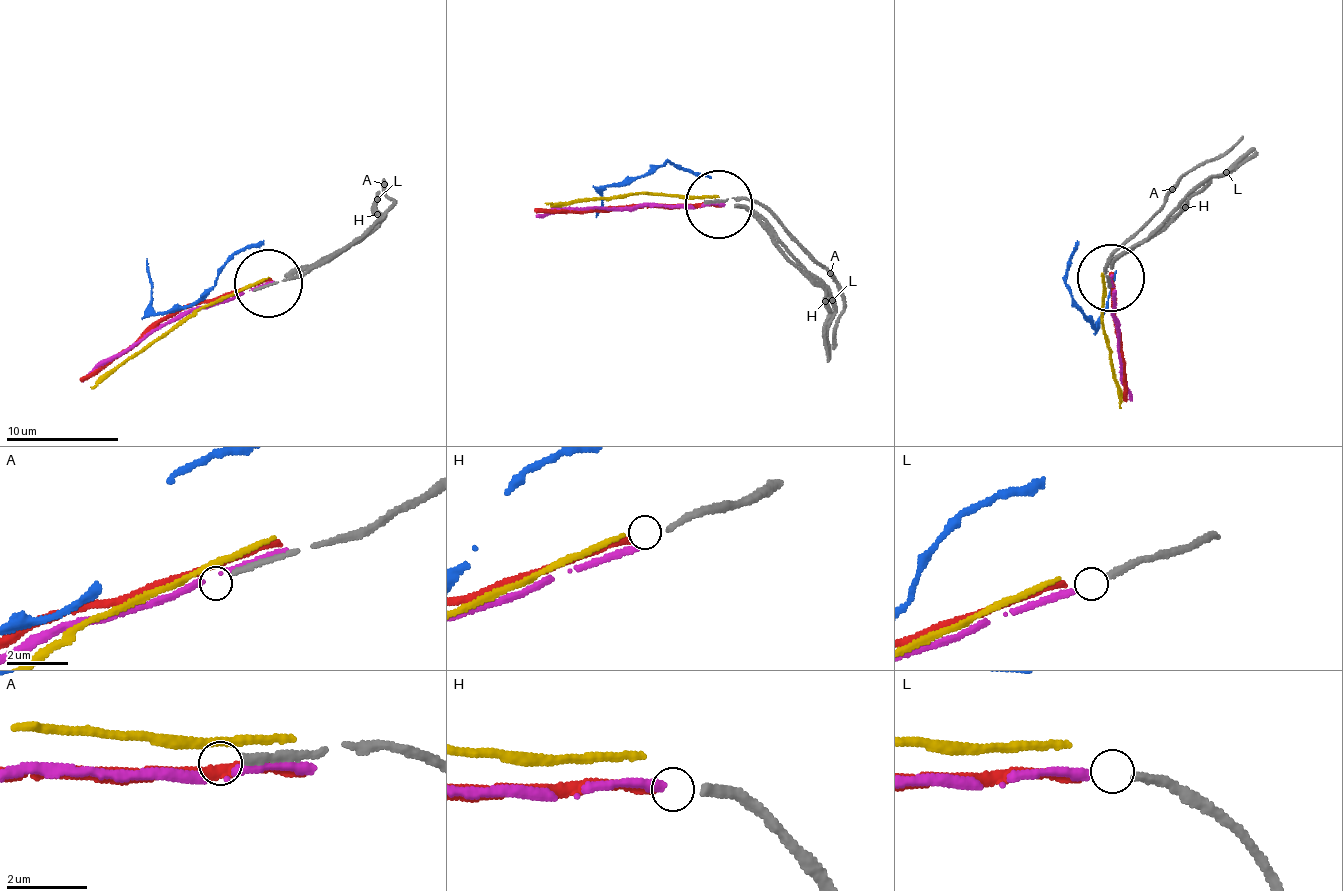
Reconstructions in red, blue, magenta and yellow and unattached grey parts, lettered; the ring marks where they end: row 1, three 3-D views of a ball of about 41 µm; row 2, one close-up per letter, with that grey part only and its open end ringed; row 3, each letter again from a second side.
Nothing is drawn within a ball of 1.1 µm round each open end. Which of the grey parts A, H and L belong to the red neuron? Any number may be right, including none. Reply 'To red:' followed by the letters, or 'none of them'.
To red: H

